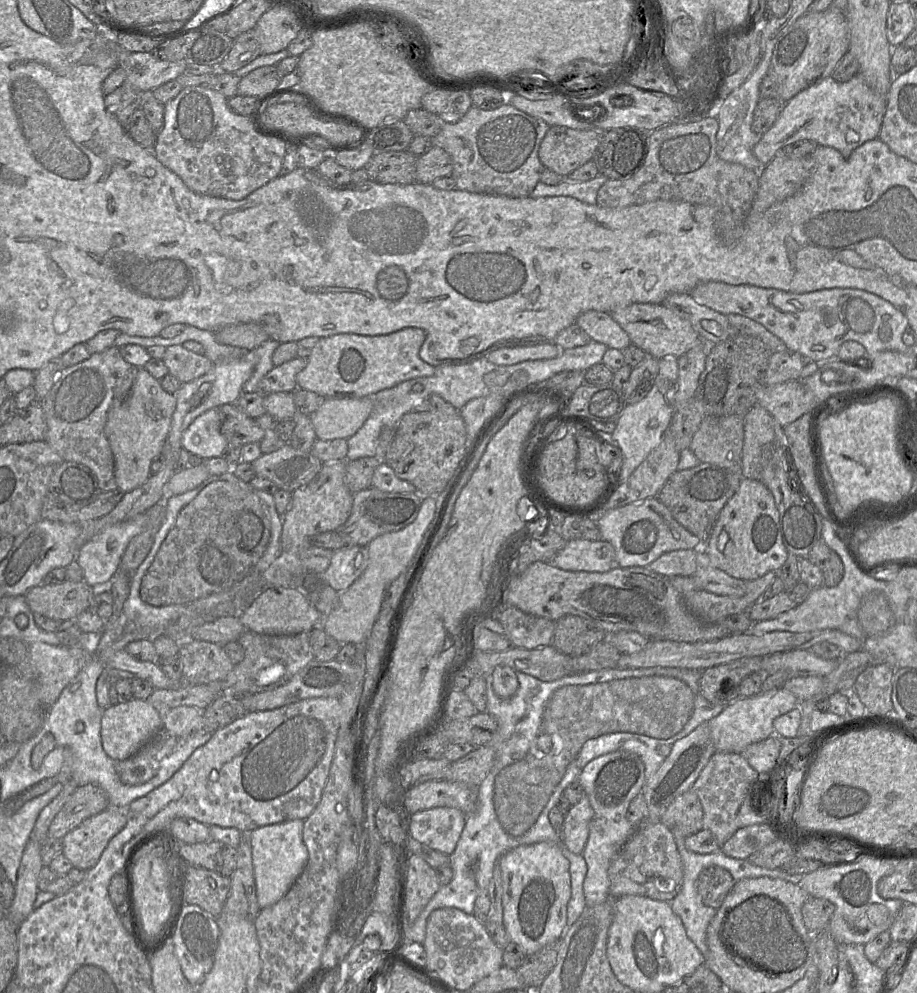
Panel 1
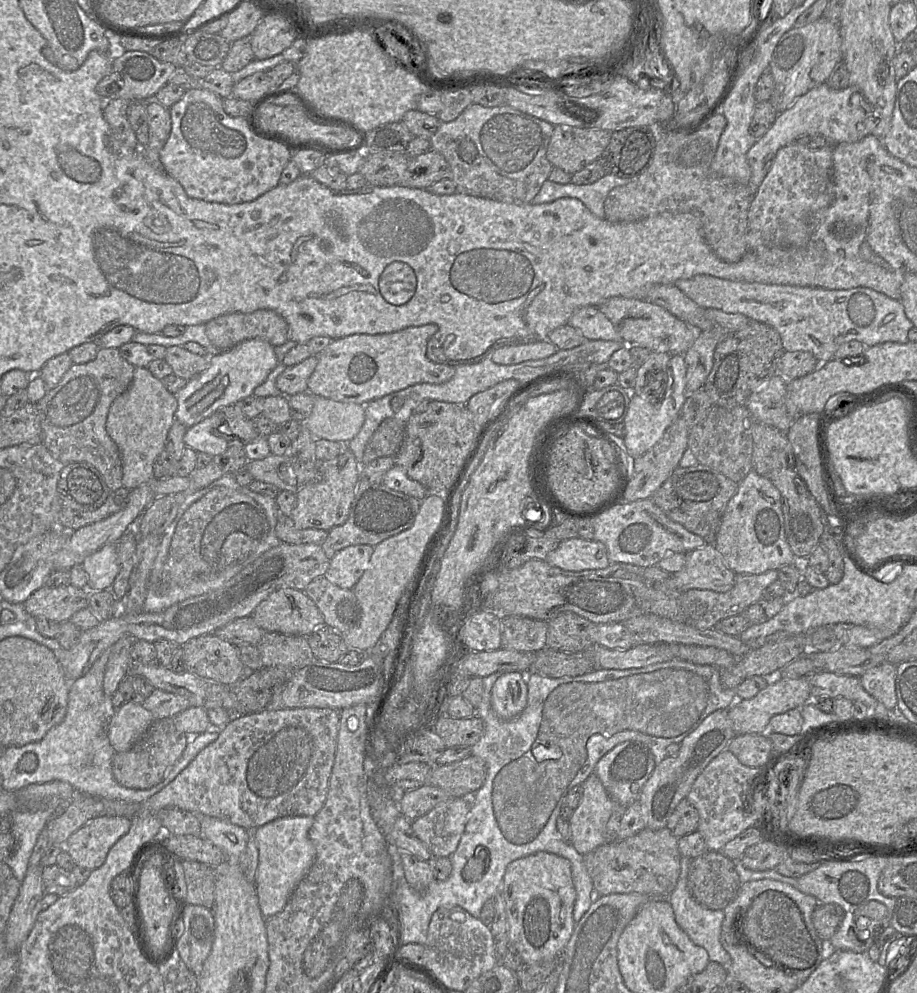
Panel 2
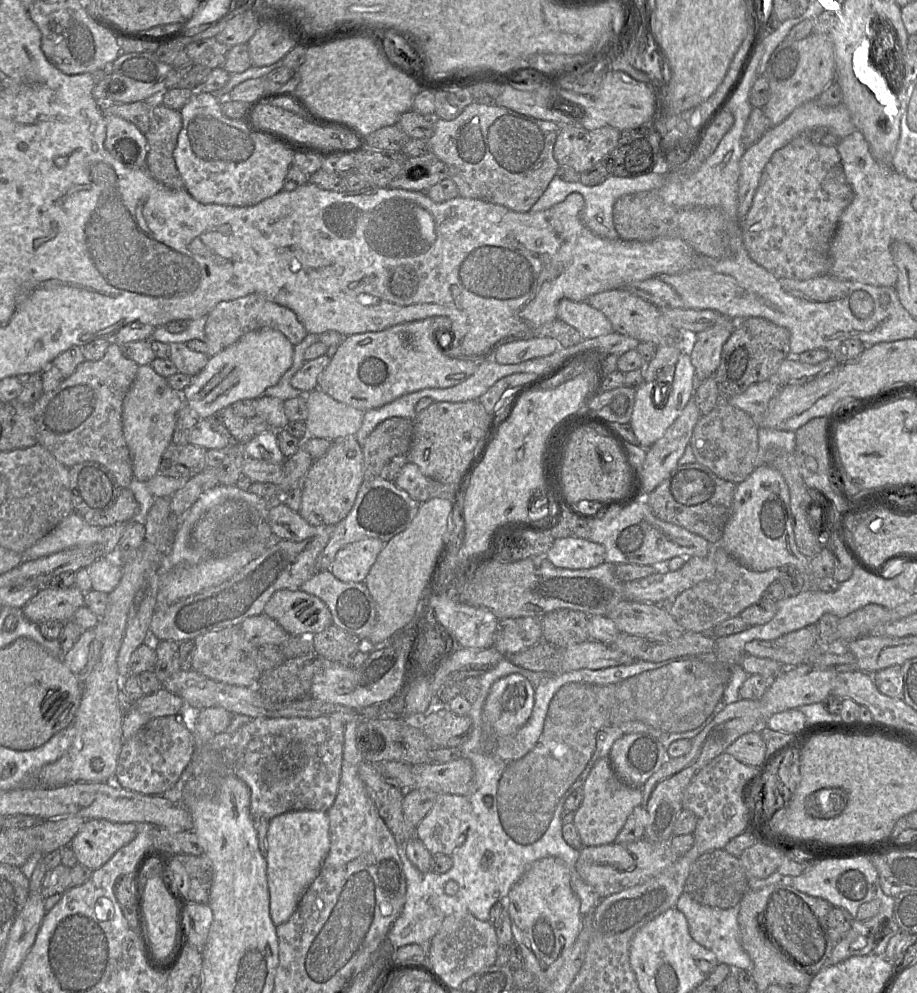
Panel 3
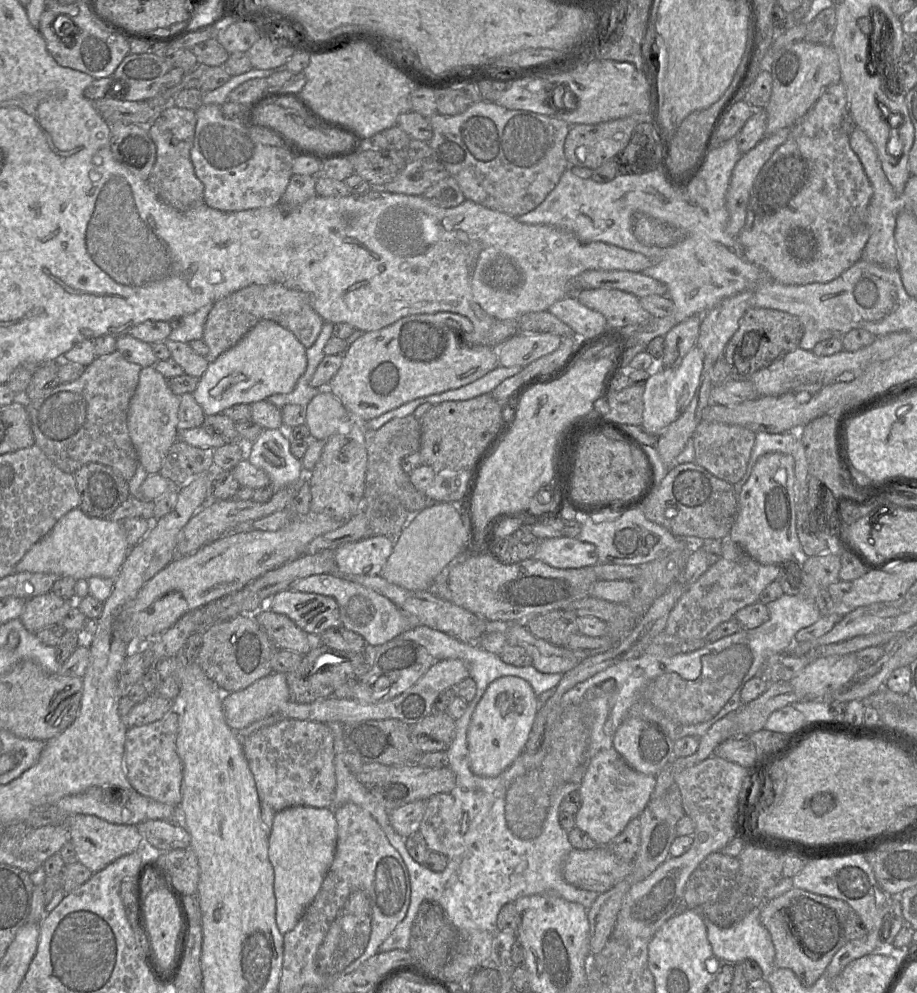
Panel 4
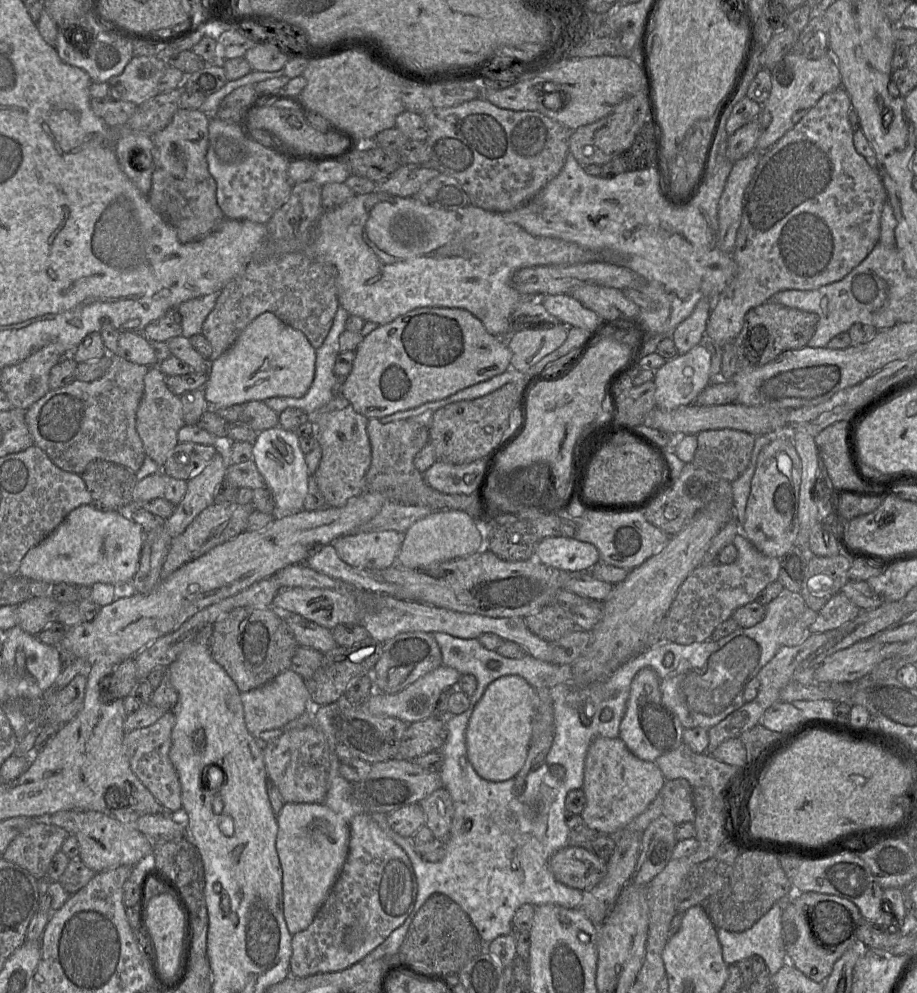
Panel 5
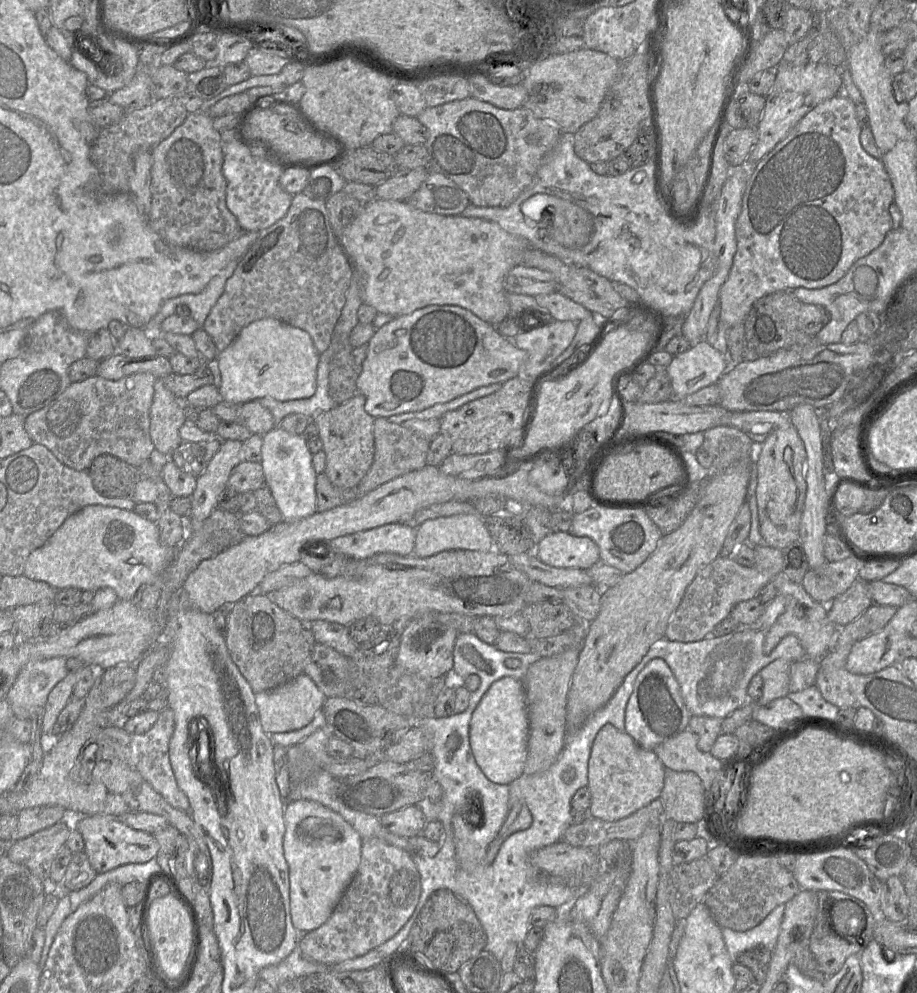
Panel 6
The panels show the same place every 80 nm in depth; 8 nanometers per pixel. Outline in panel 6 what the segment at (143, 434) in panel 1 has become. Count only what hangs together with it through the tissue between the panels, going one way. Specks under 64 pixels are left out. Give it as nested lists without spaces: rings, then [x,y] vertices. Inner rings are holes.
[[[157,378],[150,408],[150,437],[154,449],[169,456],[179,444],[179,429],[186,421],[186,410],[182,400],[177,399]]]

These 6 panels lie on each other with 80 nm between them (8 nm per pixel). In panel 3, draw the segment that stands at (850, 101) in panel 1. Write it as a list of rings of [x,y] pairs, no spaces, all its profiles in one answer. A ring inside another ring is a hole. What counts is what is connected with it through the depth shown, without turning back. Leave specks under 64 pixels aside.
[[[816,100],[800,105],[784,121],[778,125],[771,126],[756,143],[746,148],[741,157],[737,210],[737,218],[739,220],[746,217],[765,166],[773,154],[786,146],[795,137],[816,128],[827,128],[839,139],[845,138],[857,130],[848,108],[843,103],[837,106],[824,106]]]

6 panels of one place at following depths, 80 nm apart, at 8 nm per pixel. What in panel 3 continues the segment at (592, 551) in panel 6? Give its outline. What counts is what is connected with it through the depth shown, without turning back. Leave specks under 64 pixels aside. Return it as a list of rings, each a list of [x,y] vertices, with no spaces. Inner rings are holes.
[[[568,536],[555,539],[545,556],[559,568],[588,569],[605,562],[605,548],[589,539]]]

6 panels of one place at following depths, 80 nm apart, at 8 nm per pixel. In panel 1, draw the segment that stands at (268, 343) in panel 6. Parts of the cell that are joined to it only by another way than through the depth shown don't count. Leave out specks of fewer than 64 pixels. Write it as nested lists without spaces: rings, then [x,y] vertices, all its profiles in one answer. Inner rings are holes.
[[[255,350],[246,351],[237,358],[214,364],[212,369],[205,375],[181,385],[175,394],[176,408],[172,415],[170,430],[165,439],[165,450],[173,449],[179,453],[181,437],[188,426],[207,410],[219,408],[226,404],[234,404],[243,392],[244,384],[253,374],[256,364]]]

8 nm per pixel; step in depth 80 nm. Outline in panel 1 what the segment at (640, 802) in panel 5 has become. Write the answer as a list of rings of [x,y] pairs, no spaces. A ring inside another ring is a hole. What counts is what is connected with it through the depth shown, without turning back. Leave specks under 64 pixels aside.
[[[583,793],[580,801],[570,807],[564,819],[562,840],[572,853],[582,855],[588,840],[589,826],[593,816],[593,808],[587,795]]]

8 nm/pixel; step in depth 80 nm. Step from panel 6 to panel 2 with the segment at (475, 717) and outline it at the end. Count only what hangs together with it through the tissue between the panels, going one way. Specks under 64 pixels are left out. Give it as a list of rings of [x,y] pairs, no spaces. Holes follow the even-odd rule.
[[[505,672],[493,684],[492,707],[504,720],[517,717],[526,707],[527,698],[528,686],[522,672]]]

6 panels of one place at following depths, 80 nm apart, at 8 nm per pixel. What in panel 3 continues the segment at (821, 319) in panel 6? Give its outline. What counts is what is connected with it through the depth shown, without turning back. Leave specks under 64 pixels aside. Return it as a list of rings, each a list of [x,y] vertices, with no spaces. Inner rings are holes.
[[[749,317],[739,320],[722,347],[720,363],[713,374],[718,385],[720,402],[730,400],[734,396],[741,394],[754,383],[774,378],[781,363],[787,357],[795,357],[790,355],[790,332],[788,329],[761,317]]]

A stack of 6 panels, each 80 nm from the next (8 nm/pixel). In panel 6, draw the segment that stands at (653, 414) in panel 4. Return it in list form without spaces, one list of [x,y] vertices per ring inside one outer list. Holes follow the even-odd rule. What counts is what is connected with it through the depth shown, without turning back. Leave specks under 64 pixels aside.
[[[705,339],[675,356],[665,368],[670,378],[673,397],[683,399],[703,387],[717,383],[729,368],[729,352],[725,356]]]

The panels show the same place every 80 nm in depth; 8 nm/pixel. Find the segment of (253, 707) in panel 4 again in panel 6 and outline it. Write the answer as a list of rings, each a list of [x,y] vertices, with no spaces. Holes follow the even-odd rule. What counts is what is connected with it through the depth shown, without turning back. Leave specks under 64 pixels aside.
[[[304,673],[275,689],[255,694],[259,719],[264,732],[267,734],[289,732],[305,727],[322,709],[325,700],[326,696]]]

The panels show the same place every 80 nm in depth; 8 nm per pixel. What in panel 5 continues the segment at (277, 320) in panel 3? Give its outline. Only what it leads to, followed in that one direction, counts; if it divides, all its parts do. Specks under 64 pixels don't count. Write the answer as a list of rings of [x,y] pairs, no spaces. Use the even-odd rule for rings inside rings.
[[[304,252],[251,261],[245,270],[221,290],[214,308],[202,326],[202,334],[211,346],[209,361],[217,359],[236,341],[257,316],[271,312],[293,328],[303,332],[318,349],[325,341],[340,306],[336,285],[337,271]]]

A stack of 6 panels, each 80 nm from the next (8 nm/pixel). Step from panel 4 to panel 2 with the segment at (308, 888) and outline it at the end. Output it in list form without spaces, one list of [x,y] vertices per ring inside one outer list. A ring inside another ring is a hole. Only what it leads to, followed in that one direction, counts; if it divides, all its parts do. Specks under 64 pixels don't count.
[[[285,816],[258,827],[254,832],[258,848],[254,884],[259,908],[265,918],[285,907],[292,892],[314,863],[316,850],[308,836],[313,820],[312,816]]]

